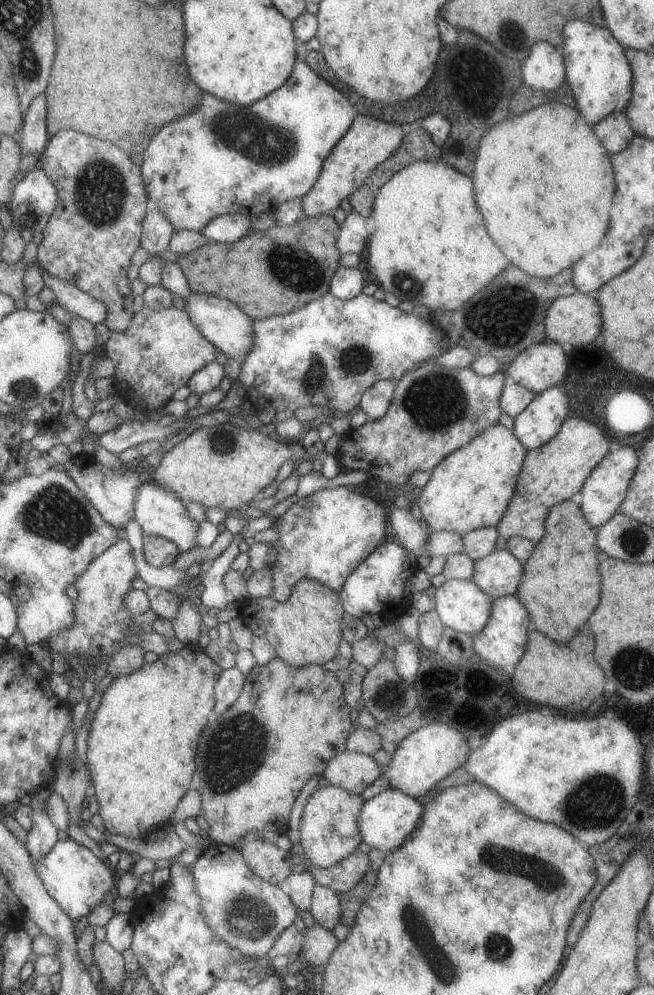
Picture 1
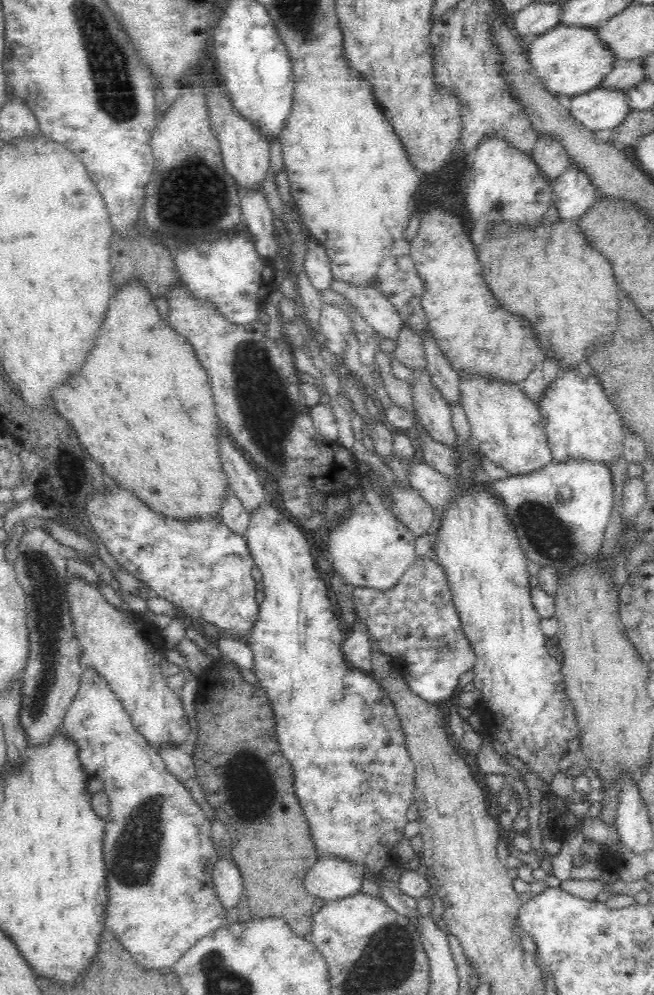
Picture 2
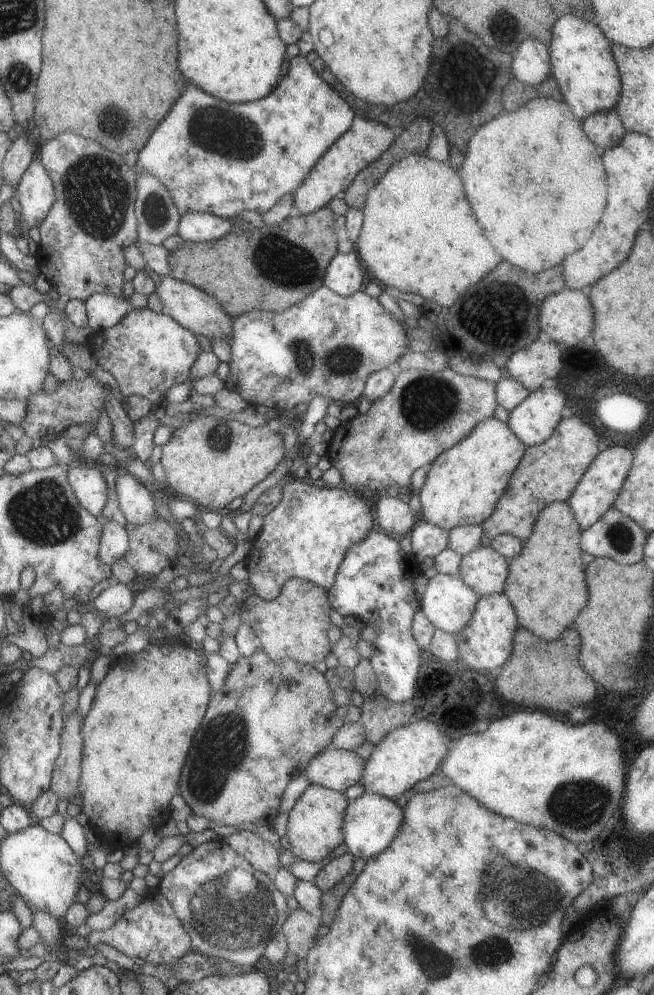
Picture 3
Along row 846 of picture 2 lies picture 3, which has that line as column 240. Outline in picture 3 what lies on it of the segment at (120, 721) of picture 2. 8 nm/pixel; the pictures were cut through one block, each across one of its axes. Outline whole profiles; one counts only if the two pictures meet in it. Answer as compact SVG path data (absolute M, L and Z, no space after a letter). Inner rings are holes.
M295 55L288 60L287 71L279 79L276 87L263 98L248 103L228 103L215 98L194 84L187 84L185 90L178 96L170 111L161 120L151 136L146 140L143 148L137 153L136 163L133 167L136 173L149 173L153 175L169 191L173 204L177 207L178 213L182 217L188 212L209 213L224 219L230 219L239 213L253 211L258 215L267 212L278 198L286 194L293 194L298 184L309 174L310 168L317 162L321 155L333 144L352 124L354 112L349 108L348 102L339 96L307 62L305 57Z

